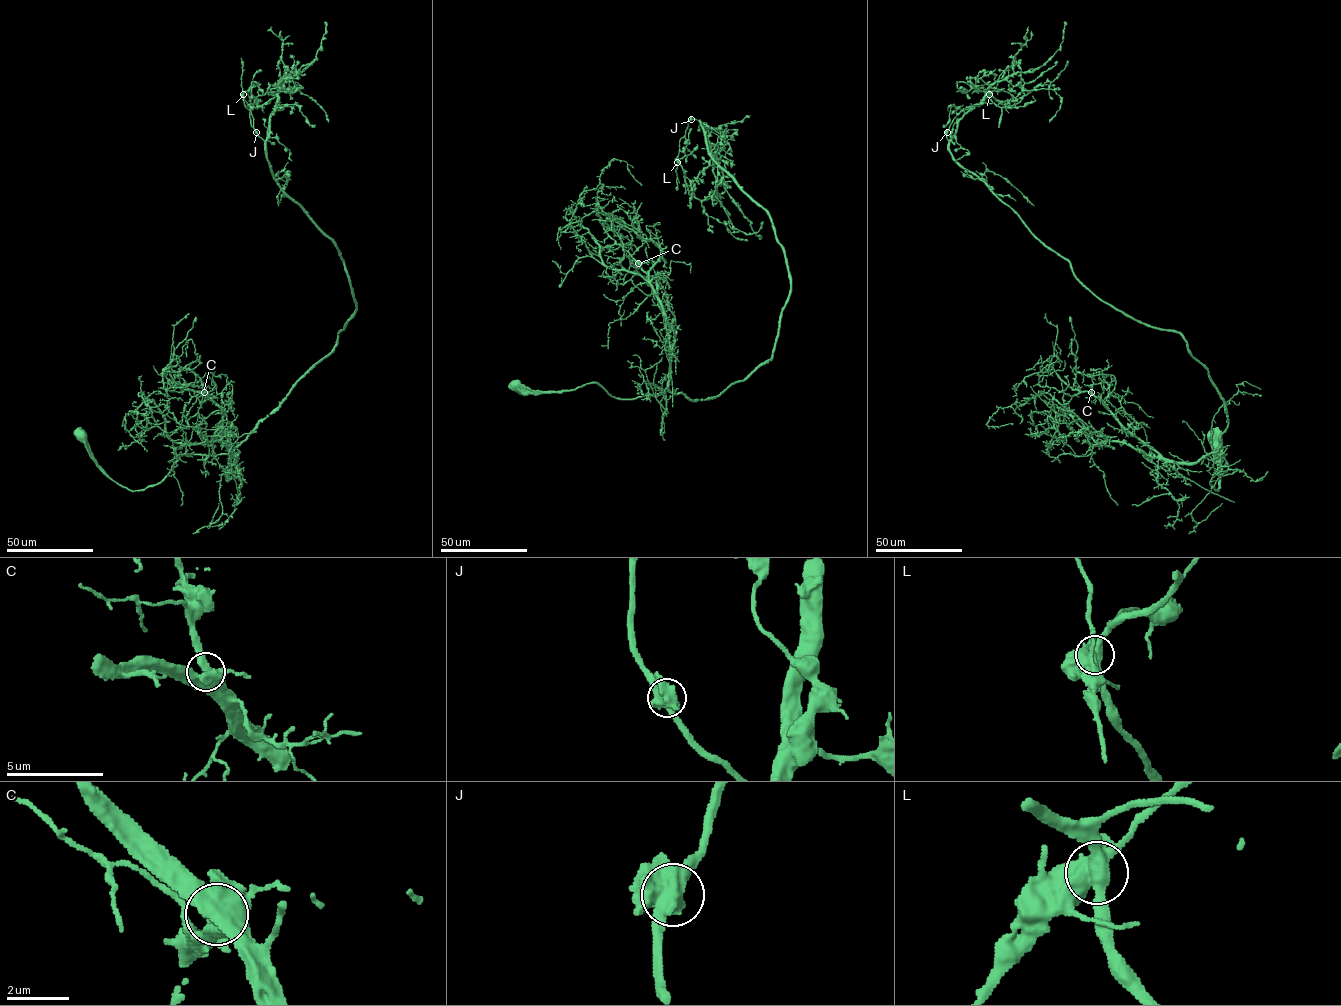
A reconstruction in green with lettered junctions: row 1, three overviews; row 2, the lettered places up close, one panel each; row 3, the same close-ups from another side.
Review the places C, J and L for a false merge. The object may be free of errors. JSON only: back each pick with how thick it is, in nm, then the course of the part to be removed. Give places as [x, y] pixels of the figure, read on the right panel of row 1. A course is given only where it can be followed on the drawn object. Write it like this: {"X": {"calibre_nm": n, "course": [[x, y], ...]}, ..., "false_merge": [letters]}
{"L": {"calibre_nm": 550, "course": [[989, 94], [993, 102], [1007, 106], [1017, 103], [1027, 93], [1023, 88], [1052, 89], [1062, 103], [1049, 122]]}, "false_merge": ["L"]}

